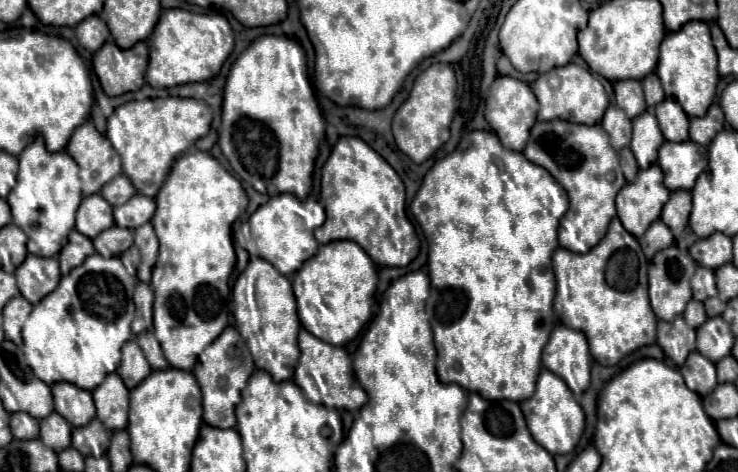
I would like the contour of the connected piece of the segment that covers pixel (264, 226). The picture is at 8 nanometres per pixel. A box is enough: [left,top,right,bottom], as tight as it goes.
[235,194,326,274]

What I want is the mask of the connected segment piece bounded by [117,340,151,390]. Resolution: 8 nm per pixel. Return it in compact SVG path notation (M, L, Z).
M129 340L123 346L123 360L121 360L117 374L123 378L129 390L135 388L143 378L147 378L147 374L151 374L151 366L135 340Z

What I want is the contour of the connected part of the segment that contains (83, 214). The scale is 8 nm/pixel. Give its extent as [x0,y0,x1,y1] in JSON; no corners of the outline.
[75,194,113,238]

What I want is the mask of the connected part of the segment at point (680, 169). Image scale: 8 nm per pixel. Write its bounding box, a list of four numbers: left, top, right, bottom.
[659,140,707,190]

